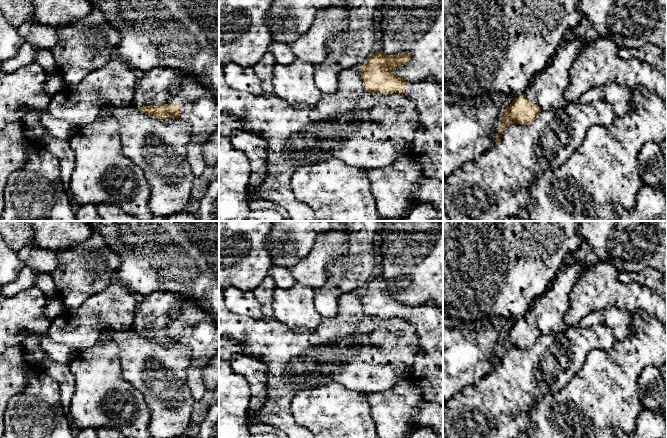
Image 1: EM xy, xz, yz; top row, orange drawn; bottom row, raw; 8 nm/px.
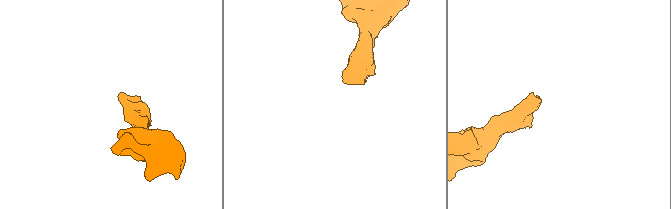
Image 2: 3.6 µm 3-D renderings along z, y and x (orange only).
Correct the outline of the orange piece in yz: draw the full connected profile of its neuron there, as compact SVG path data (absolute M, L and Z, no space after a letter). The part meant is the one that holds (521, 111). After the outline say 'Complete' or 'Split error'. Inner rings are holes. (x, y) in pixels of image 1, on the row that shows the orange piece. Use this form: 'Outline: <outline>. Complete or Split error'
Outline: M570 32L565 41L547 66L534 75L525 93L514 98L502 114L496 145L510 124L530 125L542 110L565 108L570 103L564 97L569 70L581 52L593 42L575 38Z. Split error

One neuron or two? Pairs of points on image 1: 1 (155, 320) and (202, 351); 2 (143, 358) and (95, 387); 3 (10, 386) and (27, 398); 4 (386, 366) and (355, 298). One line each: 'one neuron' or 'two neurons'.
1: one neuron
2: two neurons
3: two neurons
4: one neuron

